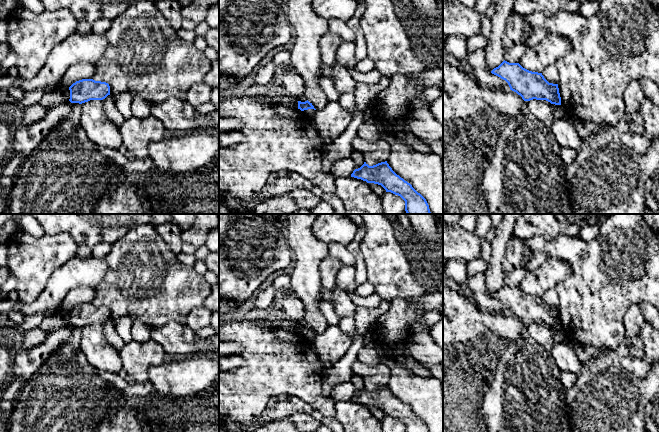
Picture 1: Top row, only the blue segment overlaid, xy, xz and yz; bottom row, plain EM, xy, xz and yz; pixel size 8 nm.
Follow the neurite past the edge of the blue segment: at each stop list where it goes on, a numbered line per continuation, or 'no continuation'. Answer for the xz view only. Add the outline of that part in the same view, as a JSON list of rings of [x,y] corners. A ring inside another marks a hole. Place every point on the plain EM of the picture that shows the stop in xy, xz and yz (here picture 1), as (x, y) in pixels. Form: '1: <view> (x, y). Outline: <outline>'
no continuation

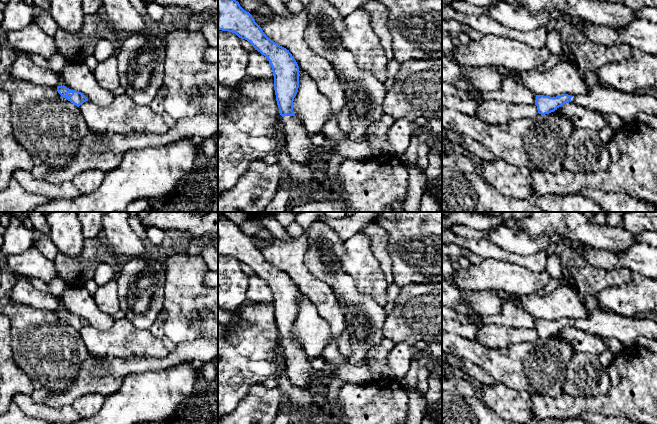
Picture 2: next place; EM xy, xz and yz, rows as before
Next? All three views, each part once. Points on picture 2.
1: xz (299, 370). Outline: [[[284,340],[281,343],[286,357],[286,373],[289,380],[298,387],[317,386],[311,360],[307,357],[300,342]]]

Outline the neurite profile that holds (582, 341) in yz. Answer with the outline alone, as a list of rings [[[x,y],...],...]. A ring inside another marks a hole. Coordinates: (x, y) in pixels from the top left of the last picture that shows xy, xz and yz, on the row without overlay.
[[[565,327],[555,336],[567,341],[576,353],[589,353],[599,356],[608,349],[608,345],[602,337],[579,327]]]

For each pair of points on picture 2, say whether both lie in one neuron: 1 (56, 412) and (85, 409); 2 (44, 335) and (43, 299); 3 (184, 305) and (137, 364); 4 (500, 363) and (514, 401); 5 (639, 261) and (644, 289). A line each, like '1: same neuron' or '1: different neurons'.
1: different neurons
2: different neurons
3: different neurons
4: different neurons
5: different neurons

